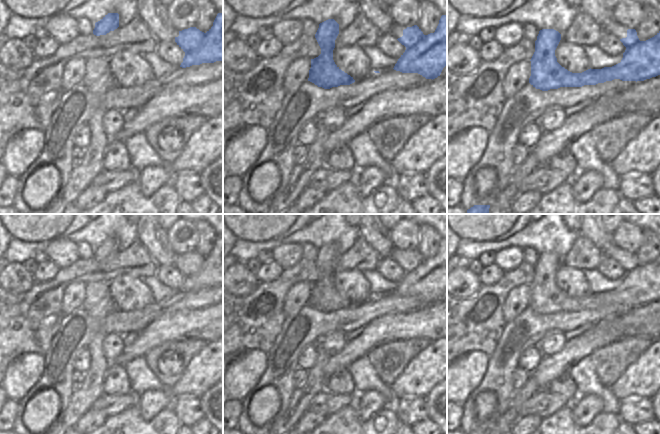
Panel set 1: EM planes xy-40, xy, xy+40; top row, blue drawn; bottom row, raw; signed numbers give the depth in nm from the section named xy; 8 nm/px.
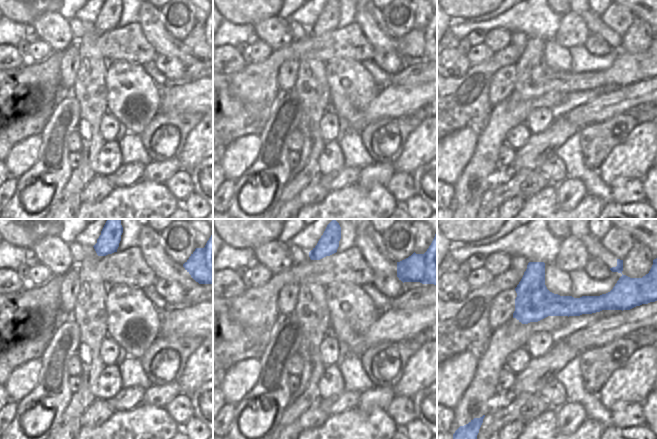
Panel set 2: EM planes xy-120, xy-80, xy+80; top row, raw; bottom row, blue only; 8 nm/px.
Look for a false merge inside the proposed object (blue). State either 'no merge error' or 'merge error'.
no merge error

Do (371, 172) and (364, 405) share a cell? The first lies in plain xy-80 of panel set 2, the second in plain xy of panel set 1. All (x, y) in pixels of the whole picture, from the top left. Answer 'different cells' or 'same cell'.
same cell

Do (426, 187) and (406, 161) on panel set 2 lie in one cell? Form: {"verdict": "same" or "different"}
{"verdict": "different"}

